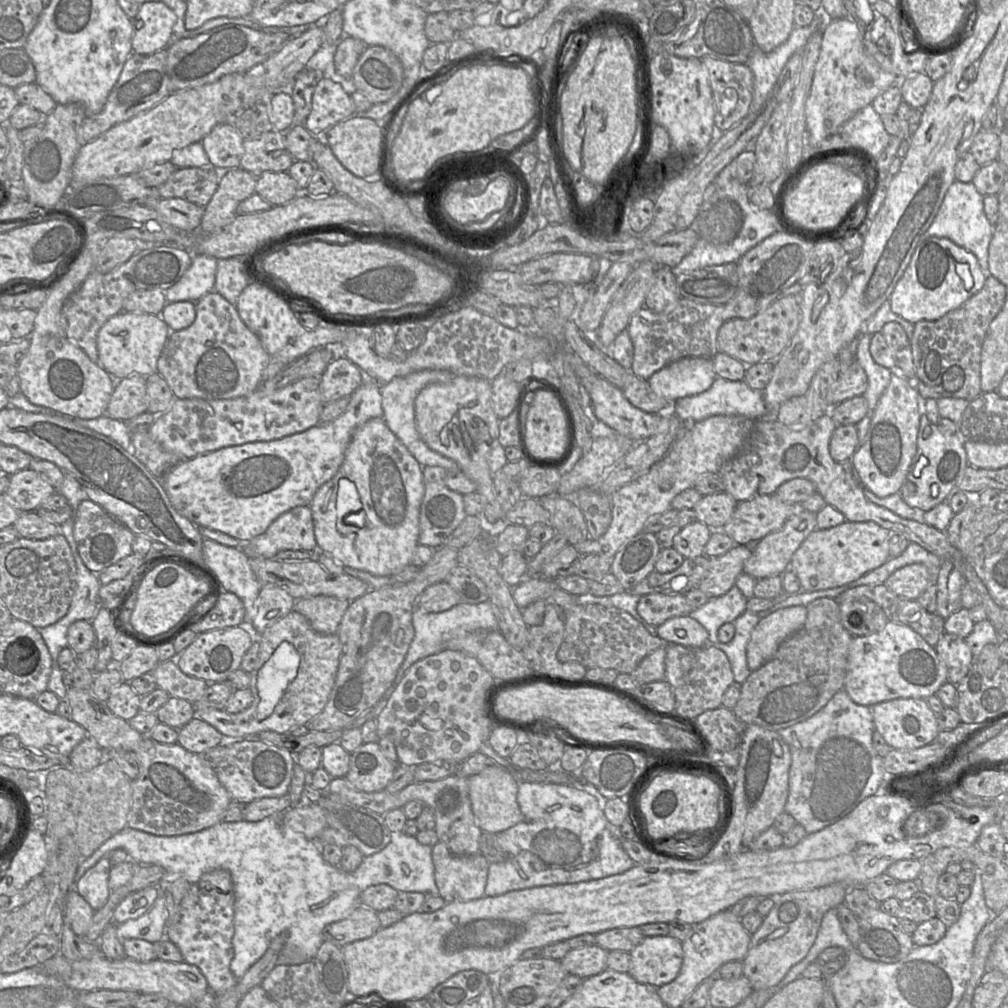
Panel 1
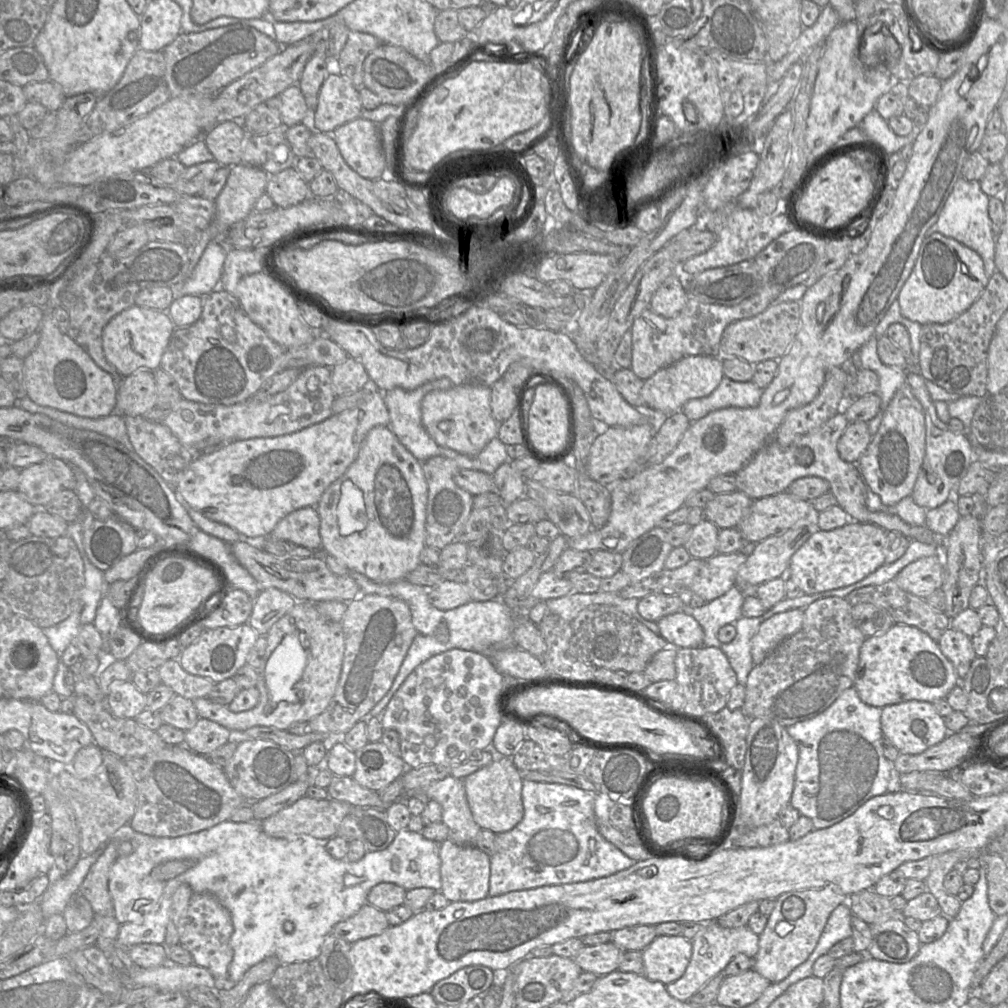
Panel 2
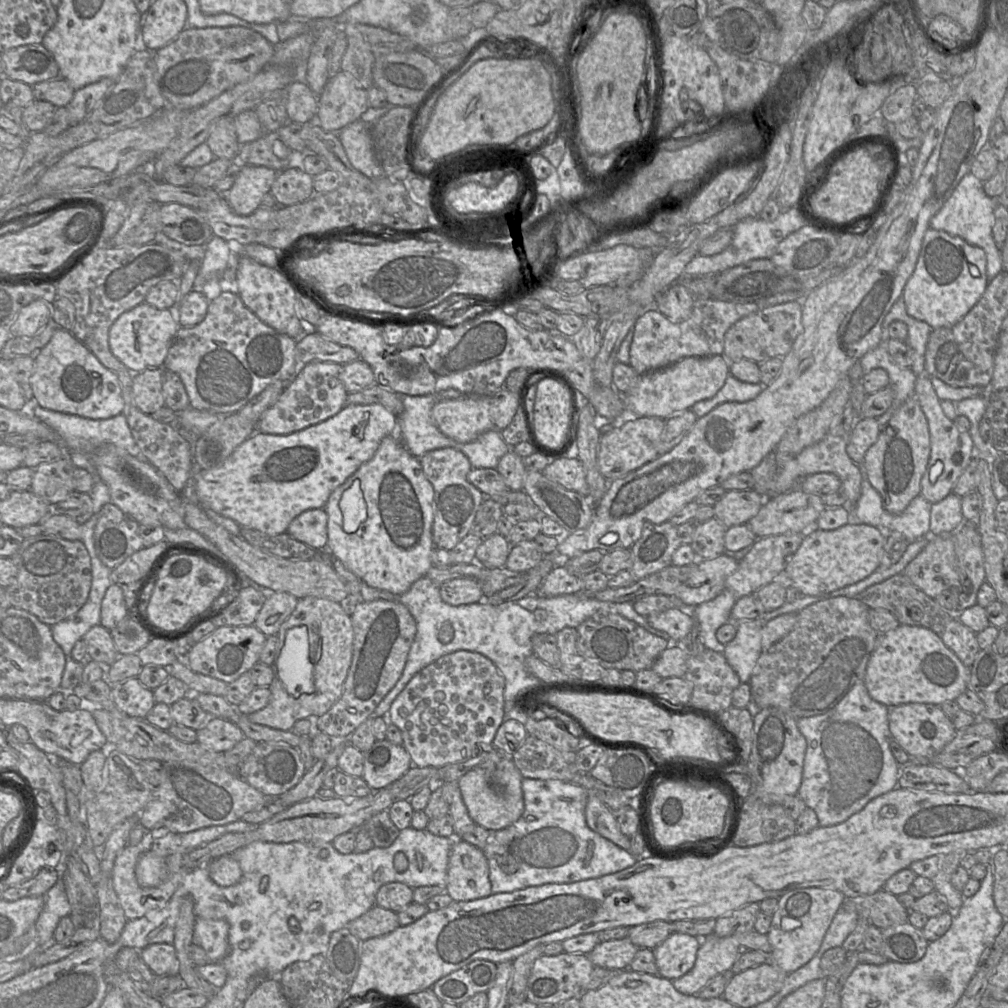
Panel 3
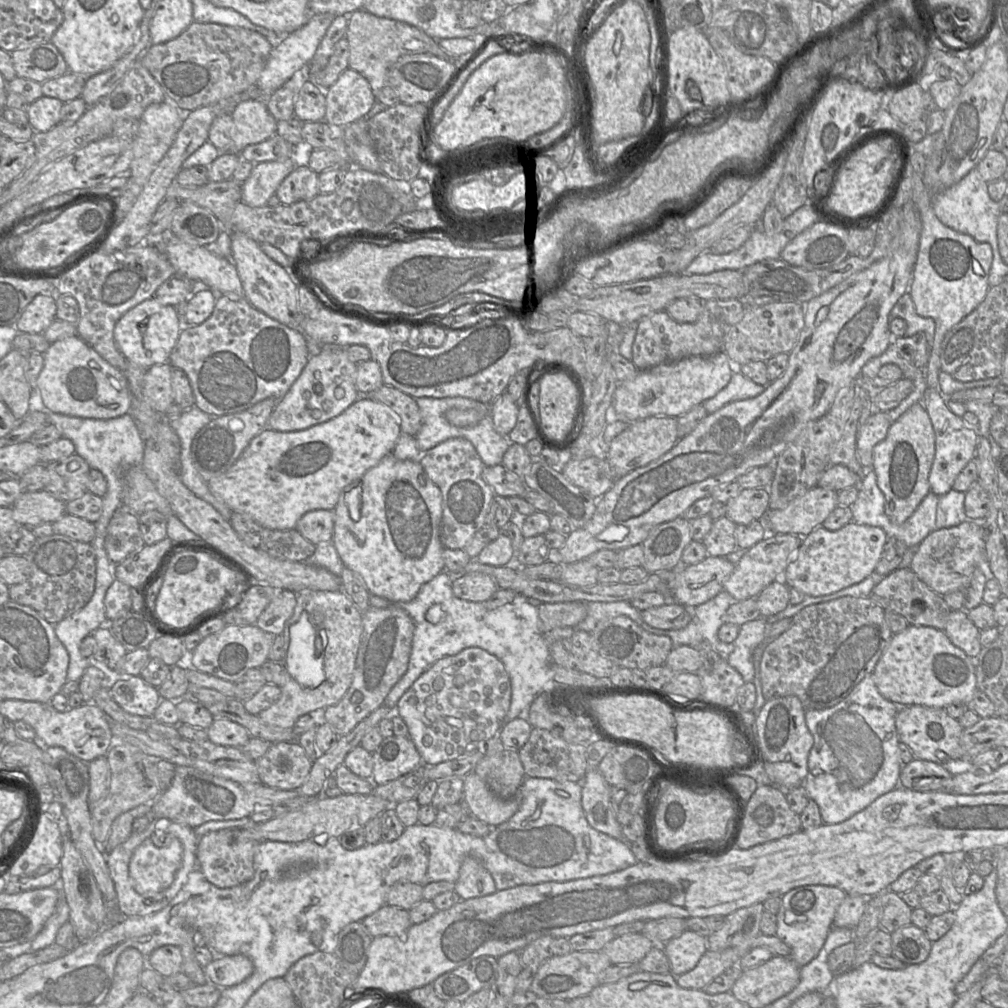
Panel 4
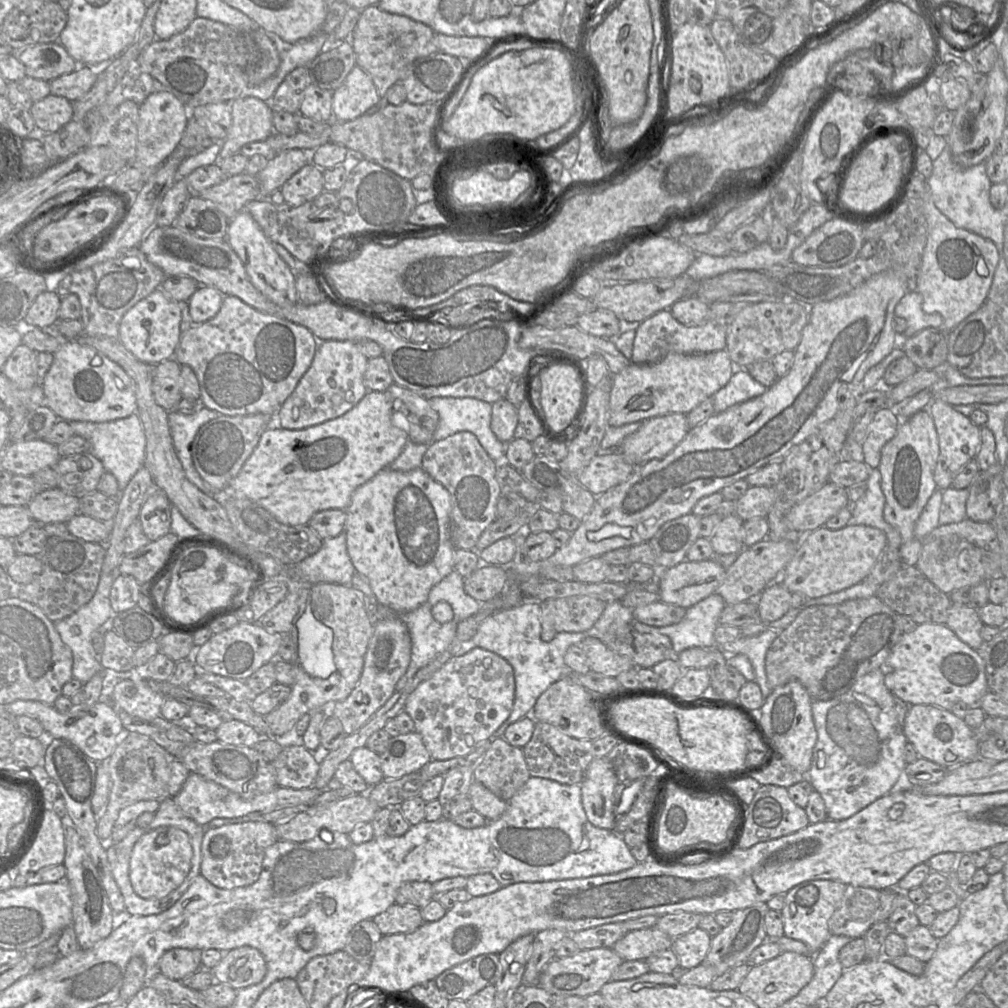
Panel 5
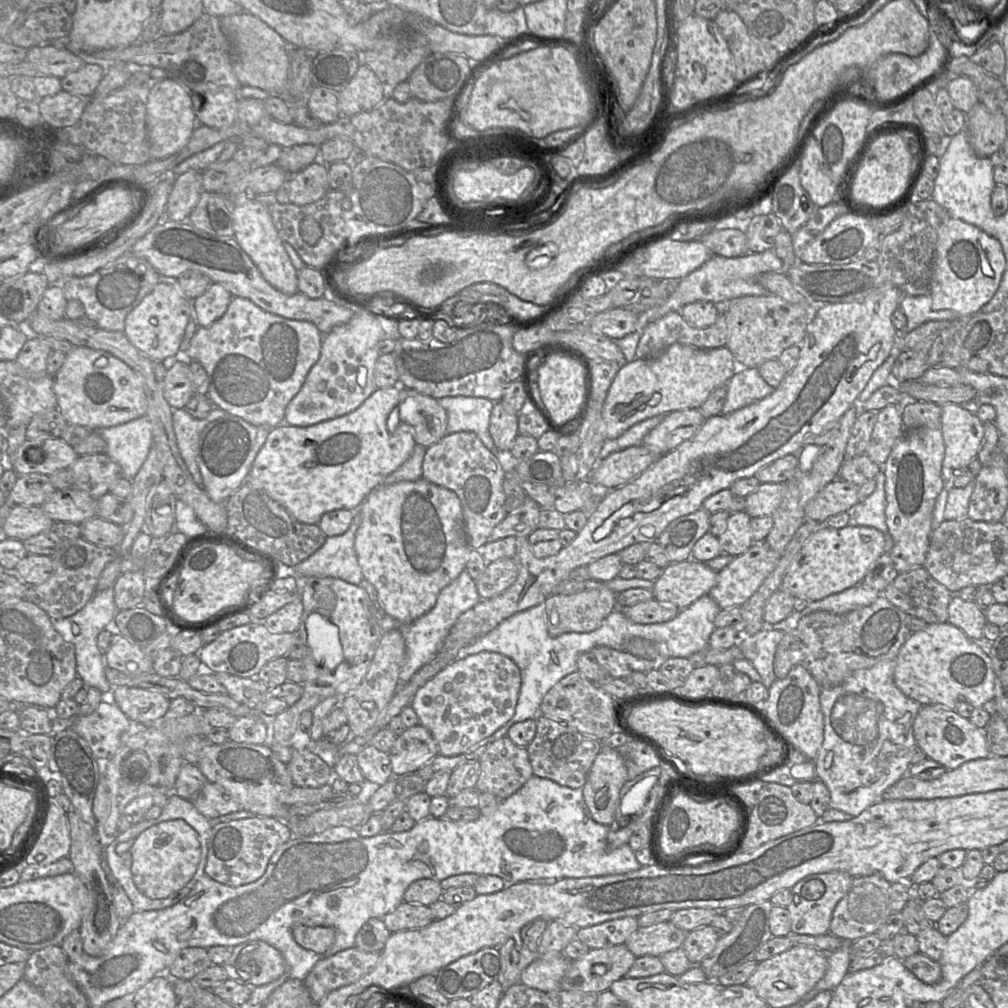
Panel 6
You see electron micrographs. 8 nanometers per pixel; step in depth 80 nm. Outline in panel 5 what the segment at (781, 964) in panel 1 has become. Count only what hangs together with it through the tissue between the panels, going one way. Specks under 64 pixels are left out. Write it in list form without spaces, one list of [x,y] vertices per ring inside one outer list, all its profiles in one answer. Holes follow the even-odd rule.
[[[819,879],[800,883],[790,889],[785,894],[785,905],[781,910],[784,924],[784,936],[805,943],[810,950],[810,954],[815,955],[831,935],[829,922],[835,910],[840,906],[840,902],[845,894],[846,888],[847,885],[842,882]]]

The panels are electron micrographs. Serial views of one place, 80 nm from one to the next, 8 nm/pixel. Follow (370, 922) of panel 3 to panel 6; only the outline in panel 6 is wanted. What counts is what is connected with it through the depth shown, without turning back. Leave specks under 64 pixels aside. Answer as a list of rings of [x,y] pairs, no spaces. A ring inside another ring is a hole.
[[[402,902],[395,910],[387,913],[382,920],[391,933],[423,928],[435,920],[430,906]]]

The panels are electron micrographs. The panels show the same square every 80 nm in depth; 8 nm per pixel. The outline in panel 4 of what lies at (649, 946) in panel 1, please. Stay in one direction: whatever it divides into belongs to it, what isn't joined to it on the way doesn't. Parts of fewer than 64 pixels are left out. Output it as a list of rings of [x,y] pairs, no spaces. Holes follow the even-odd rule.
[[[691,930],[666,942],[662,949],[670,963],[670,973],[678,977],[694,969],[707,952],[707,938]]]

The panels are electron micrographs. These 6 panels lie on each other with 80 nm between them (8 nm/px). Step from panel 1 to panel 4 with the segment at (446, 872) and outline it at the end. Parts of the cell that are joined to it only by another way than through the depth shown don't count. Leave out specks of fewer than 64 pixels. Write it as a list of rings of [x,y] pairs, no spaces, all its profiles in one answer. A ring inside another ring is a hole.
[[[468,856],[462,862],[454,891],[464,900],[495,893],[497,888],[491,873],[482,862]]]

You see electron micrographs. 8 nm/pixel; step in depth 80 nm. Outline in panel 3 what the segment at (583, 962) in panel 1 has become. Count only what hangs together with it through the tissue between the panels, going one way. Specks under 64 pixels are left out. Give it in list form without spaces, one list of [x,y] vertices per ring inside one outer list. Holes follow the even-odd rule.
[[[625,937],[599,942],[587,955],[597,967],[625,970],[629,968],[639,949],[628,937]]]

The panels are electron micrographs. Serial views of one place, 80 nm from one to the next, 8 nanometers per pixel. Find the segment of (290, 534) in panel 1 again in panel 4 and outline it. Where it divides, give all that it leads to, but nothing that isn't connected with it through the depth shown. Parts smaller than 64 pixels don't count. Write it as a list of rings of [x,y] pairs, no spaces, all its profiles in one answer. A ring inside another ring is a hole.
[[[313,510],[305,513],[297,522],[295,530],[315,546],[331,541],[334,531],[332,510]]]

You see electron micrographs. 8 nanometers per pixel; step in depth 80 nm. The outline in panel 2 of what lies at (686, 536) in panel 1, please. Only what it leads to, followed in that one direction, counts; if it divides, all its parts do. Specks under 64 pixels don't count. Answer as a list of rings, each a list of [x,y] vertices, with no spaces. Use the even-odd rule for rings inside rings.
[[[709,520],[692,526],[683,547],[692,558],[708,560],[717,553],[719,528]]]

